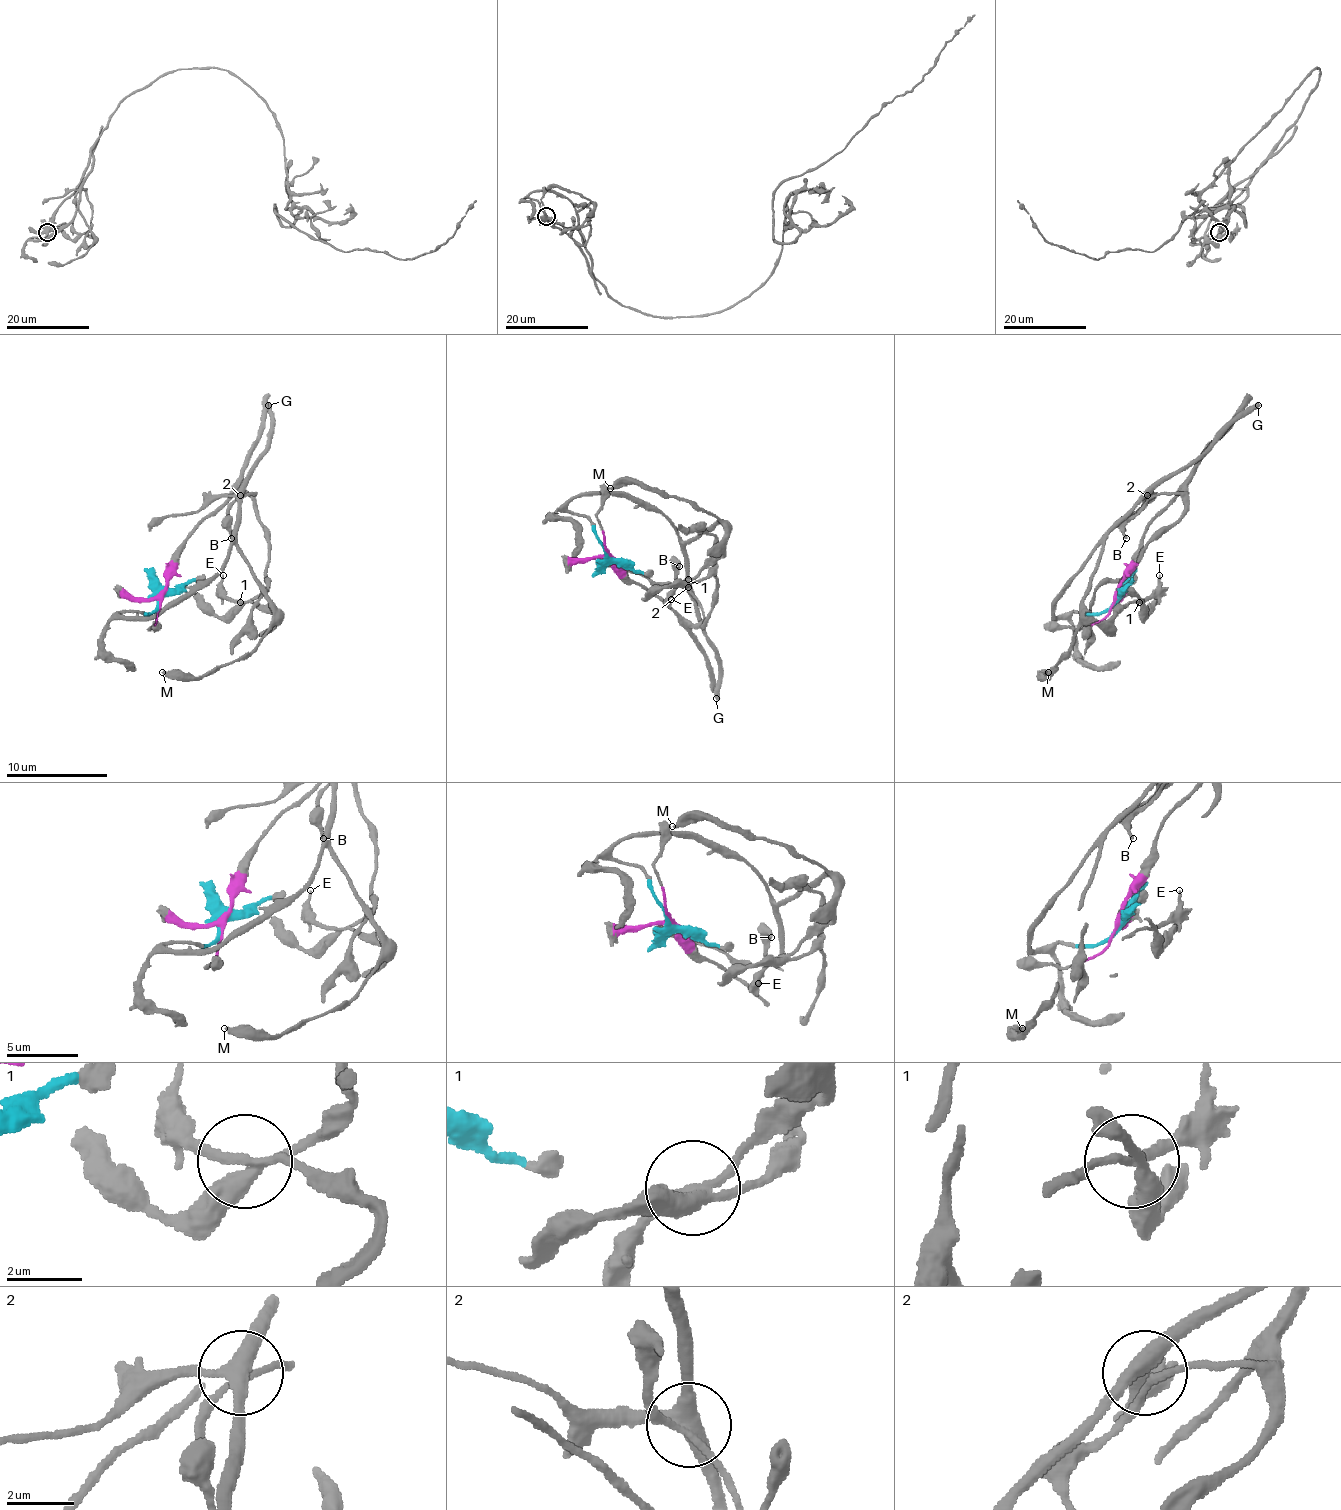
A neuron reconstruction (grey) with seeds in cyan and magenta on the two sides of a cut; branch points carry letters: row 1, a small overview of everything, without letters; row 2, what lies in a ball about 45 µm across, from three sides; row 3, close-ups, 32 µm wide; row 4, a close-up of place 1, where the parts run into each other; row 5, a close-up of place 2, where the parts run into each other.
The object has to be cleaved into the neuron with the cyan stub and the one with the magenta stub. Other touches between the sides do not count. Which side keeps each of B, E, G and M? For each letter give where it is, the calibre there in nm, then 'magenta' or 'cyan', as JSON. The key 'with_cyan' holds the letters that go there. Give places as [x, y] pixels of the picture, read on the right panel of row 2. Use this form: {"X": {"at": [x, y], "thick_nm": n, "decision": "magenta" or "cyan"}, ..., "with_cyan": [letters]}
{"B": {"at": [1126, 538], "thick_nm": 240, "decision": "magenta"}, "E": {"at": [1159, 575], "thick_nm": 190, "decision": "cyan"}, "G": {"at": [1258, 405], "thick_nm": 400, "decision": "cyan"}, "M": {"at": [1048, 672], "thick_nm": 400, "decision": "cyan"}, "with_cyan": ["E", "G", "M"]}

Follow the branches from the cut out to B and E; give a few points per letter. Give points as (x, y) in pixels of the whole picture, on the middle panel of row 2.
B: (609, 557), (632, 579), (645, 585), (685, 620), (698, 623), (703, 607), (677, 582), (677, 564), (680, 567)
E: (609, 557), (566, 509), (574, 498), (647, 501), (683, 541), (726, 529), (726, 549), (670, 600)

